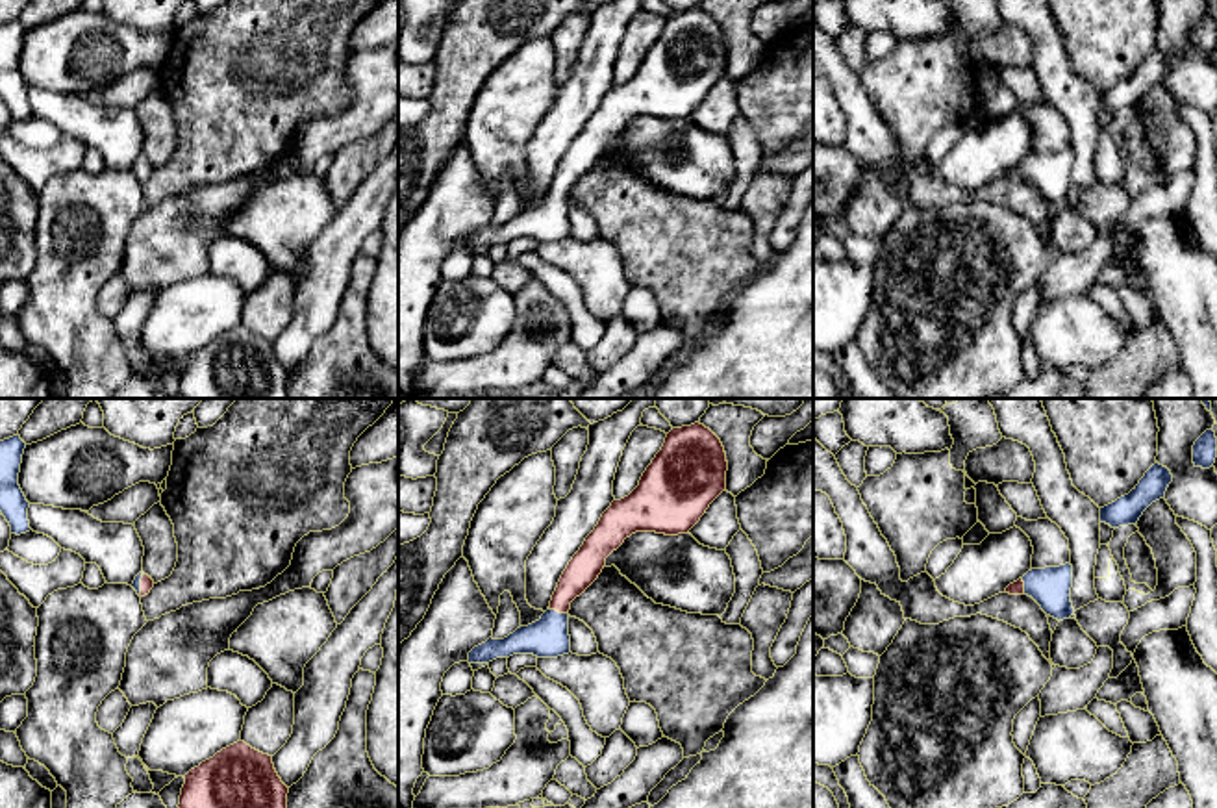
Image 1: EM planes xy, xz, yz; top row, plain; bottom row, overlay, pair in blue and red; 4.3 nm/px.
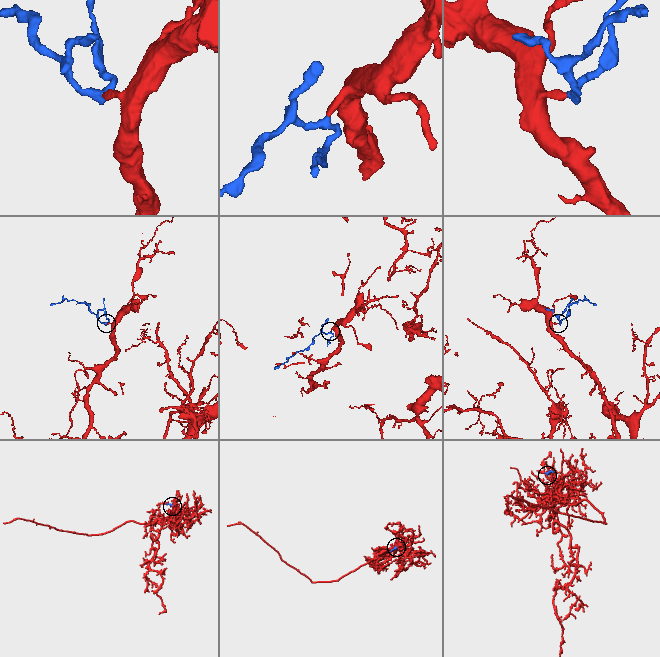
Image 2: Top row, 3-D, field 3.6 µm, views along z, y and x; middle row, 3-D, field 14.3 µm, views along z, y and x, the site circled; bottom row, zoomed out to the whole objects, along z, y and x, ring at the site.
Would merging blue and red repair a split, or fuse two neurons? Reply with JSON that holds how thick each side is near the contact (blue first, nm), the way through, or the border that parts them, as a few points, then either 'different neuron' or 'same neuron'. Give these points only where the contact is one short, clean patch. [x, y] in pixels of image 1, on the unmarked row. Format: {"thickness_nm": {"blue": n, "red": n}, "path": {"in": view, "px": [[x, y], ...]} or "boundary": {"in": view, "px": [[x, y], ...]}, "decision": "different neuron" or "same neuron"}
{"thickness_nm": {"blue": 180, "red": 140}, "path": {"in": "xz", "px": [[547, 223], [558, 197], [562, 182], [586, 151]]}, "decision": "same neuron"}

